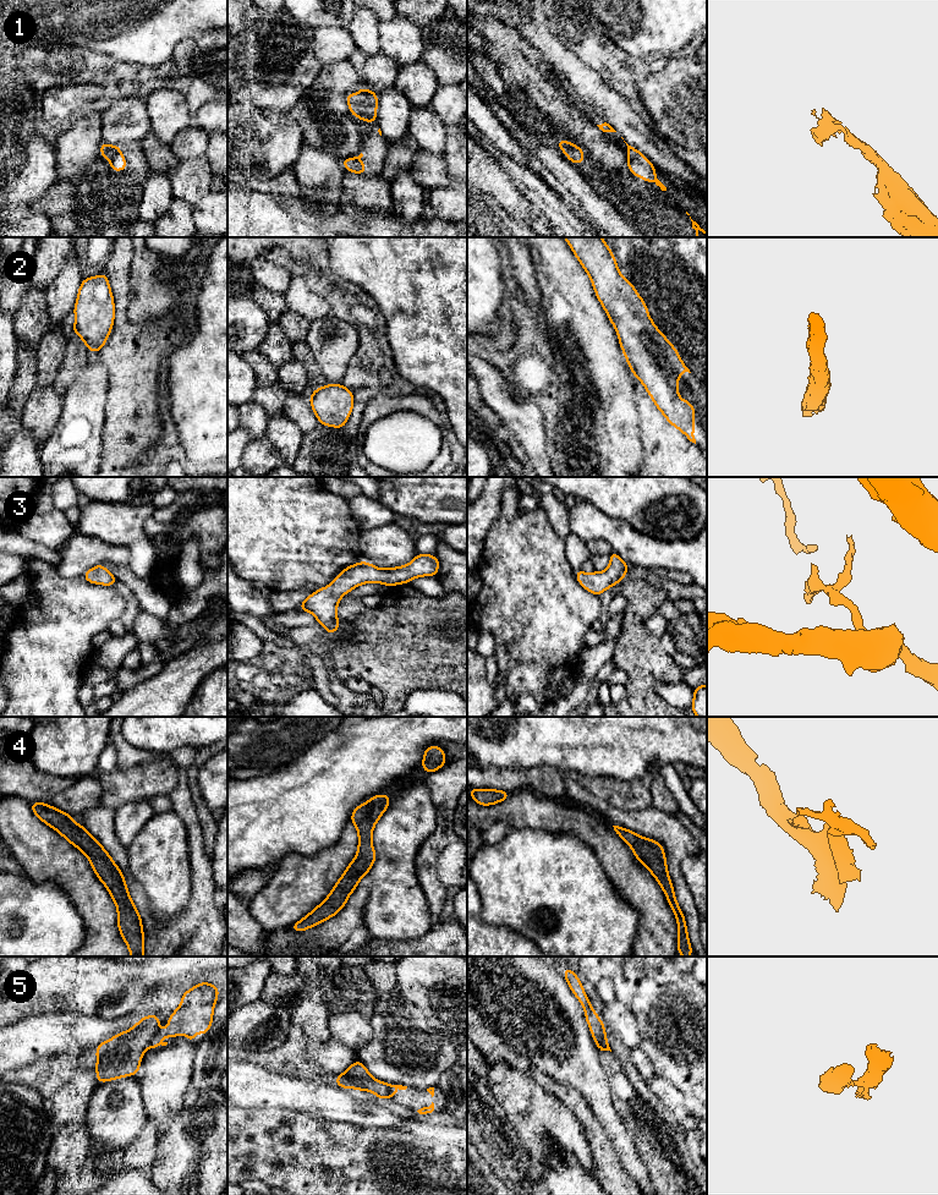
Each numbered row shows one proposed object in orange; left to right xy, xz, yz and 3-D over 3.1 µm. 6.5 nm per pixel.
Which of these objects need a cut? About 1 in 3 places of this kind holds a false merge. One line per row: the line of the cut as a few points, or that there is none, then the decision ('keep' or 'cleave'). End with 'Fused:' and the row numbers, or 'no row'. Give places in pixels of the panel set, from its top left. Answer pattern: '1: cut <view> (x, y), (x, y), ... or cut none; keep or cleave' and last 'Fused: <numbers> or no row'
1: cut none; keep
2: cut none; keep
3: cut none; keep
4: cut none; keep
5: cut xy (157, 1032), (149, 1045); cleave
Fused: 5

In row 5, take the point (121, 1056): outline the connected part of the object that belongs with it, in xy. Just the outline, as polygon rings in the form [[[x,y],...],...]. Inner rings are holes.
[[[153,1013],[143,1016],[132,1029],[119,1032],[95,1047],[98,1084],[138,1075],[143,1053],[150,1046],[159,1024],[159,1016]]]

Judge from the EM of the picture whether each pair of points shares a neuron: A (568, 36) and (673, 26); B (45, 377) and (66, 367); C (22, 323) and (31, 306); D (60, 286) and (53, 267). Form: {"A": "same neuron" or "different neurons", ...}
{"A": "same neuron", "B": "different neurons", "C": "same neuron", "D": "different neurons"}

